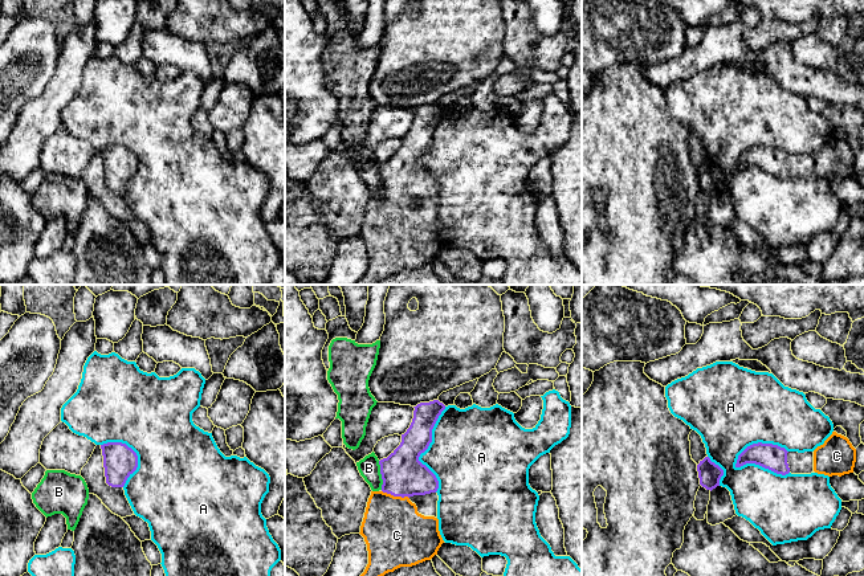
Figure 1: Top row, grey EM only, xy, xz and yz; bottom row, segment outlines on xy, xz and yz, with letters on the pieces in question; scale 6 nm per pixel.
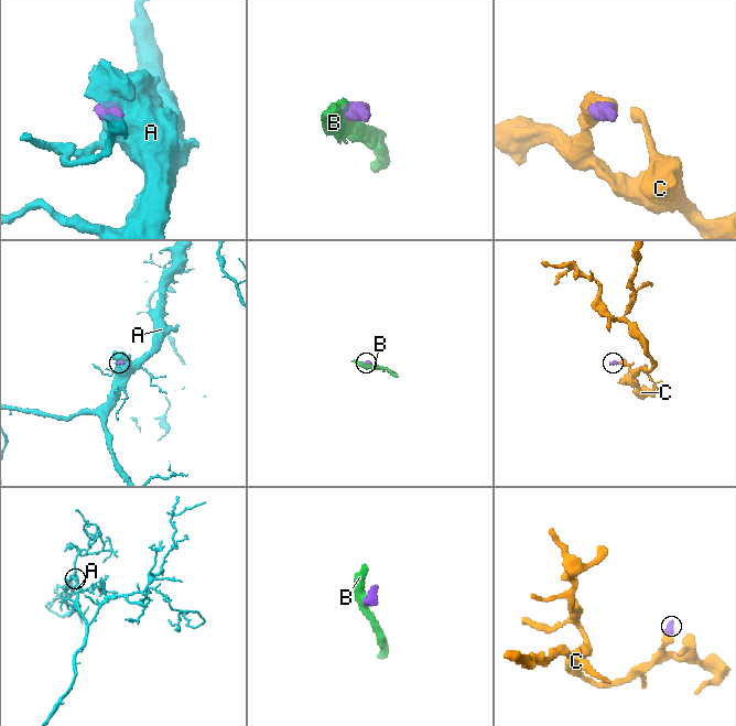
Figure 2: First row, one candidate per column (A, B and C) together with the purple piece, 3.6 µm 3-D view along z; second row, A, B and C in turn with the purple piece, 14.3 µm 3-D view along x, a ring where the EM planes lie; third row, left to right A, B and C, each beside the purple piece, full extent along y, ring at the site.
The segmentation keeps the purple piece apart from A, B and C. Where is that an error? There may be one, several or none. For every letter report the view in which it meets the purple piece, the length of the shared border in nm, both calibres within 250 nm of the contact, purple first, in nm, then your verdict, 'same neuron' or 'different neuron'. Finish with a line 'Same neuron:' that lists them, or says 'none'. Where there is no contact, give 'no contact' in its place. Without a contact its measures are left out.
A: meets purple in yz; contact 340 nm long; 160 nm thick on the purple side, 380 nm on the other; different neuron
B: meets purple in xz; contact 180 nm long; 260 nm thick on the purple side, 130 nm on the other; different neuron
C: meets purple in xz; contact 180 nm long; 260 nm thick on the purple side, 380 nm on the other; same neuron
Same neuron: C

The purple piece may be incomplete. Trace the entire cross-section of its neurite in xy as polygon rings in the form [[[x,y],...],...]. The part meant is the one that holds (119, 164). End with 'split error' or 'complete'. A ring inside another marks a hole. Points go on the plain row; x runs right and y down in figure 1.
[[[122,146],[101,148],[106,187],[111,191],[123,191],[127,181],[138,171],[136,156]]]; complete

